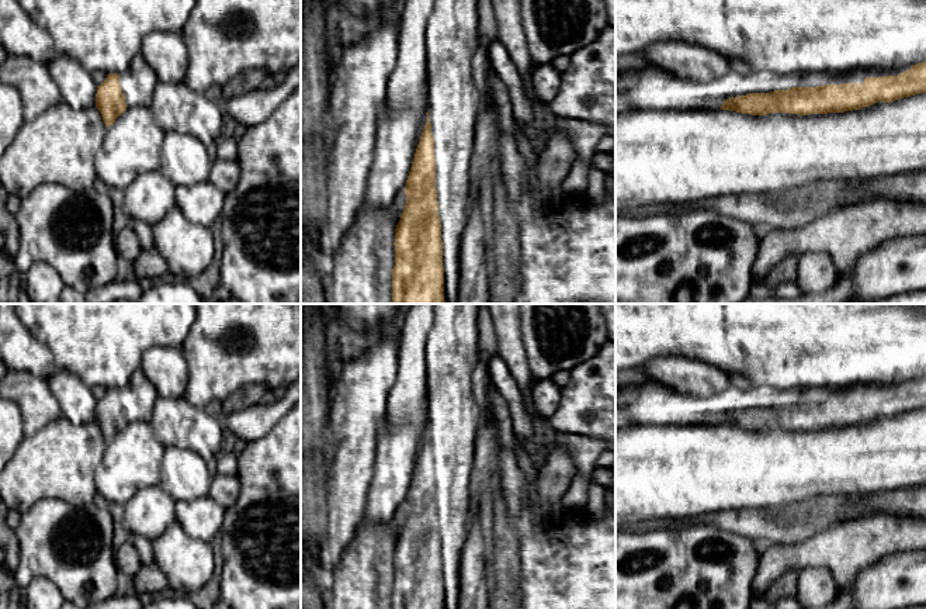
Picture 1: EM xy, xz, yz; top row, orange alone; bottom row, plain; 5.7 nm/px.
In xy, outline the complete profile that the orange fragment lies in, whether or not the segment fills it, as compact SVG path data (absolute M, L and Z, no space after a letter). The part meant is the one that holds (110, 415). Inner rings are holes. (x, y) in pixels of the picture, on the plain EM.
M142 370L135 371L124 388L107 390L96 409L105 442L112 440L128 421L150 422L157 398L157 390Z

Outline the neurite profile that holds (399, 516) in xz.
M403 504L396 509L396 512L393 513L393 518L392 518L392 527L393 527L393 534L395 534L396 540L400 536L400 530L405 525L405 520L406 520L406 509L405 509L405 504Z

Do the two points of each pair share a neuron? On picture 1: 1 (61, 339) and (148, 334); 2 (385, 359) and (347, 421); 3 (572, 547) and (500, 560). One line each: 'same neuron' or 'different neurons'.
1: same neuron
2: same neuron
3: different neurons

